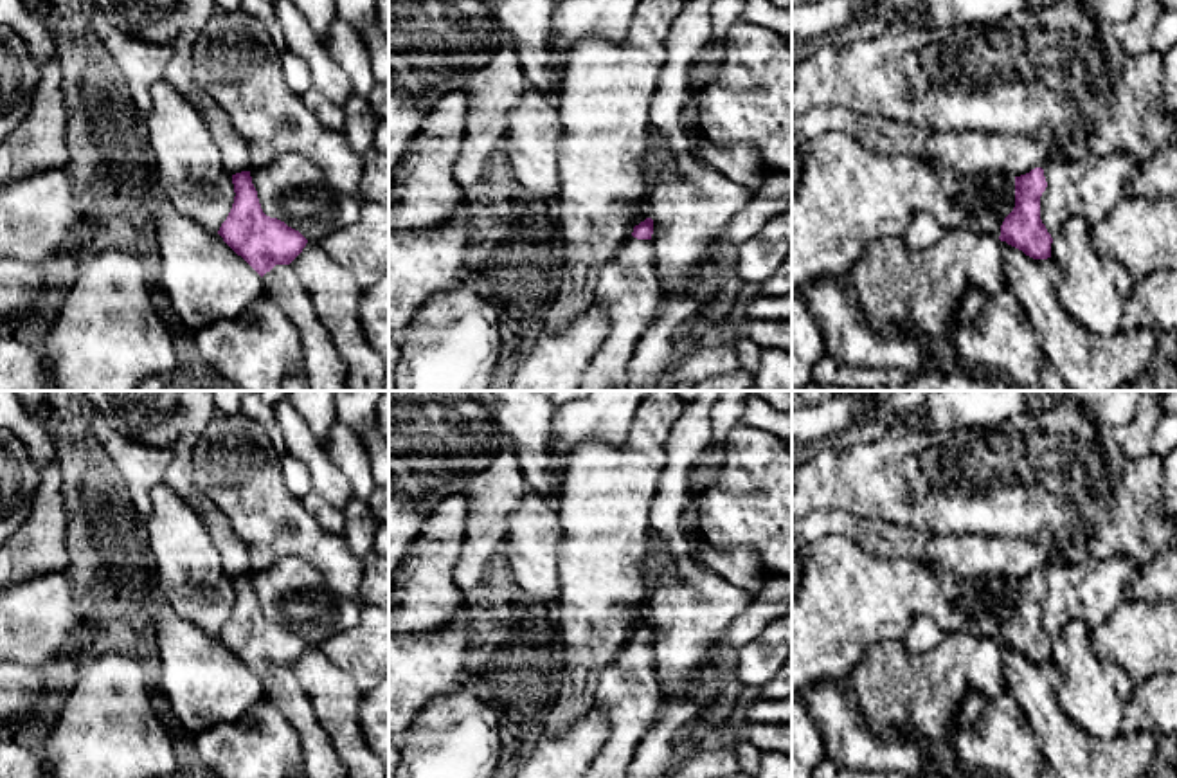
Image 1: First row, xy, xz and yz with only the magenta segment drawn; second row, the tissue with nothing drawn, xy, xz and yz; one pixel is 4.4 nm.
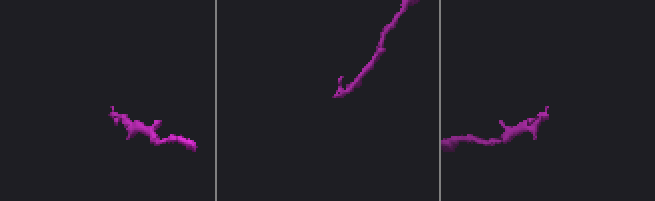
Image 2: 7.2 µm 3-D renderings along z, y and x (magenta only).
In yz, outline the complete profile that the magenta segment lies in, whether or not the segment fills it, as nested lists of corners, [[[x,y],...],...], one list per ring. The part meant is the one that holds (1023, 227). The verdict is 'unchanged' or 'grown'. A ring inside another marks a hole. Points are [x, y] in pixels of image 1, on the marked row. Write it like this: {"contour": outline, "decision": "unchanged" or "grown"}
{"contour": [[[1128,151],[1047,162],[1015,176],[1015,207],[1001,225],[1001,241],[1033,259],[1051,258],[1053,238],[1073,216],[1096,223],[1125,198],[1125,184],[1141,160]]], "decision": "grown"}

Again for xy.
{"contour": [[[250,171],[232,175],[234,204],[218,234],[261,277],[275,265],[290,265],[308,240],[277,218],[263,213]]], "decision": "unchanged"}

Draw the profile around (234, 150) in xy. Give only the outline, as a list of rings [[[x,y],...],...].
[[[176,59],[169,72],[182,95],[200,112],[212,140],[221,153],[221,166],[227,173],[236,175],[250,171],[250,146],[232,126],[223,108],[205,94],[189,76],[187,59]]]

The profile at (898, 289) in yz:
[[[959,225],[943,229],[939,240],[927,249],[912,250],[902,236],[889,236],[871,241],[860,254],[848,274],[849,283],[857,292],[857,304],[867,319],[867,324],[876,333],[914,331],[925,340],[952,344],[952,326],[961,297],[974,285],[984,295],[993,295],[1006,290],[1006,276],[1002,265],[1002,243],[997,236],[977,234]]]

